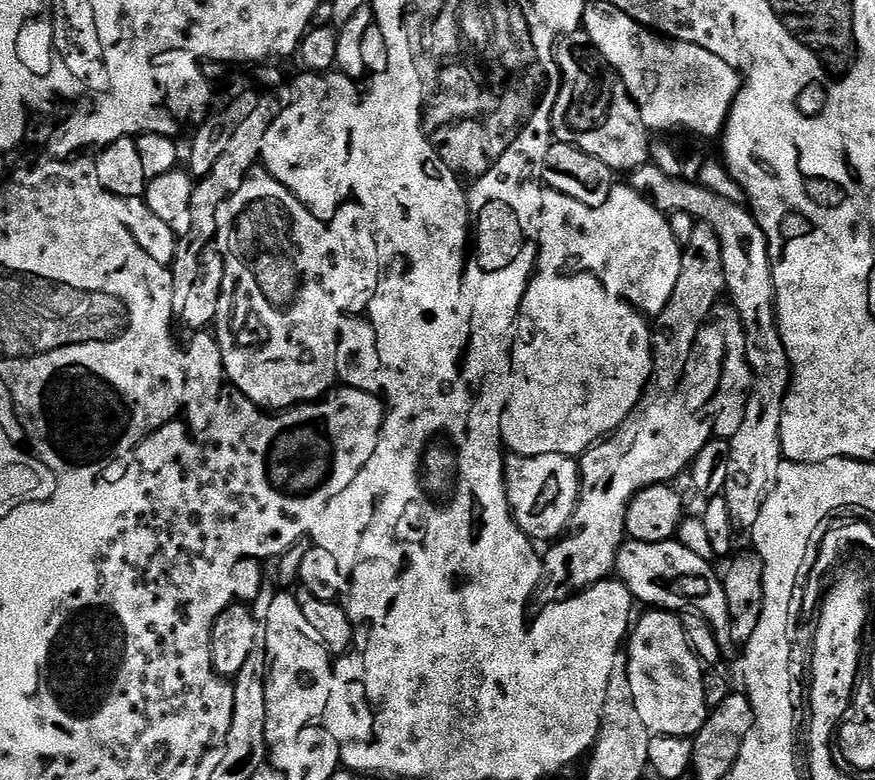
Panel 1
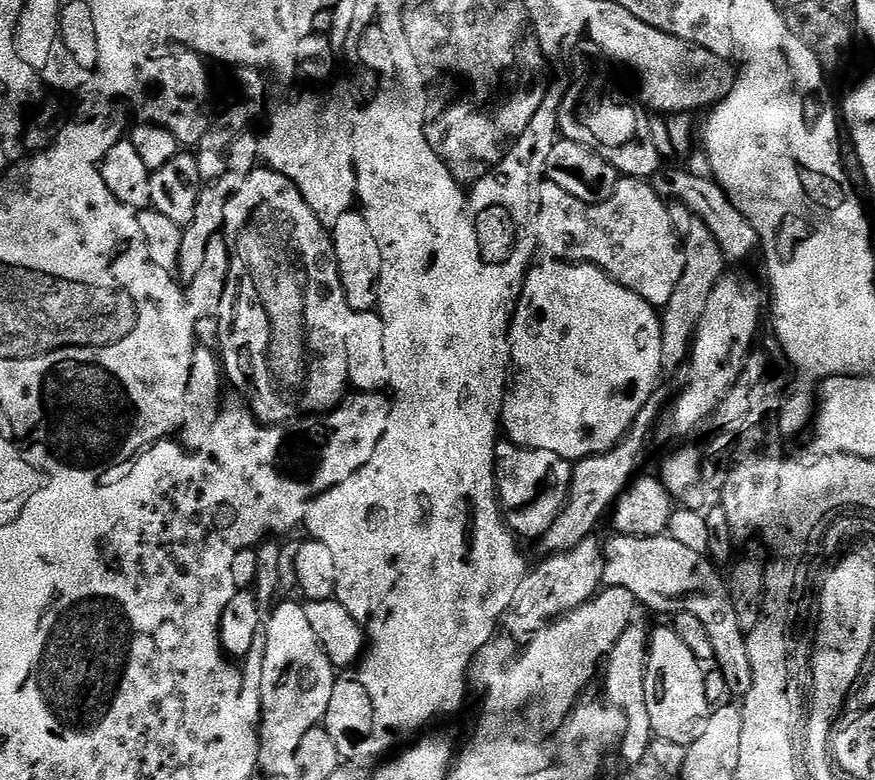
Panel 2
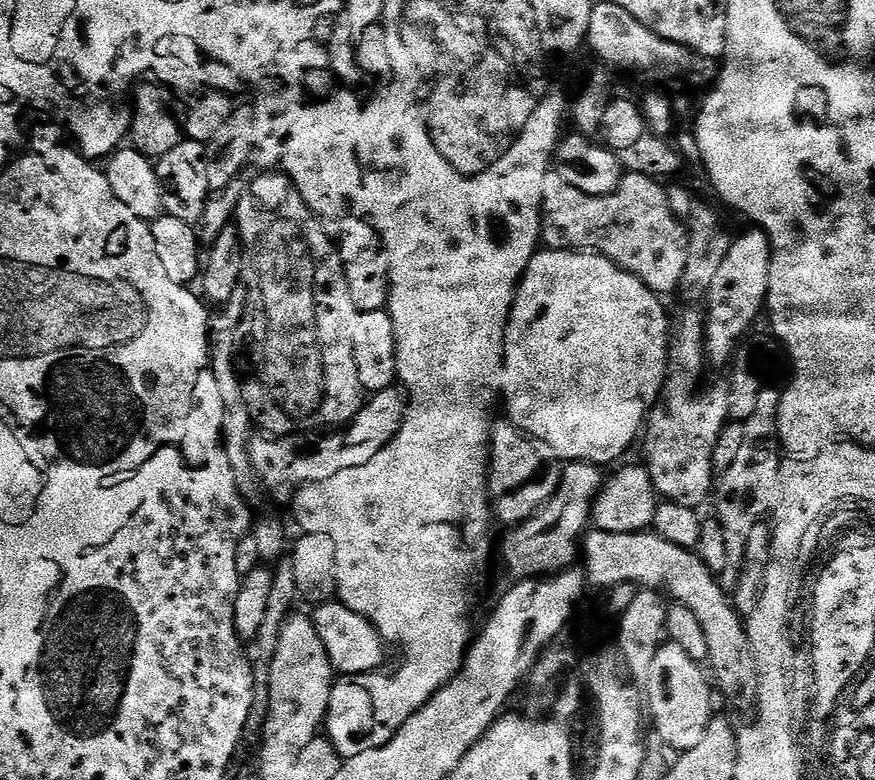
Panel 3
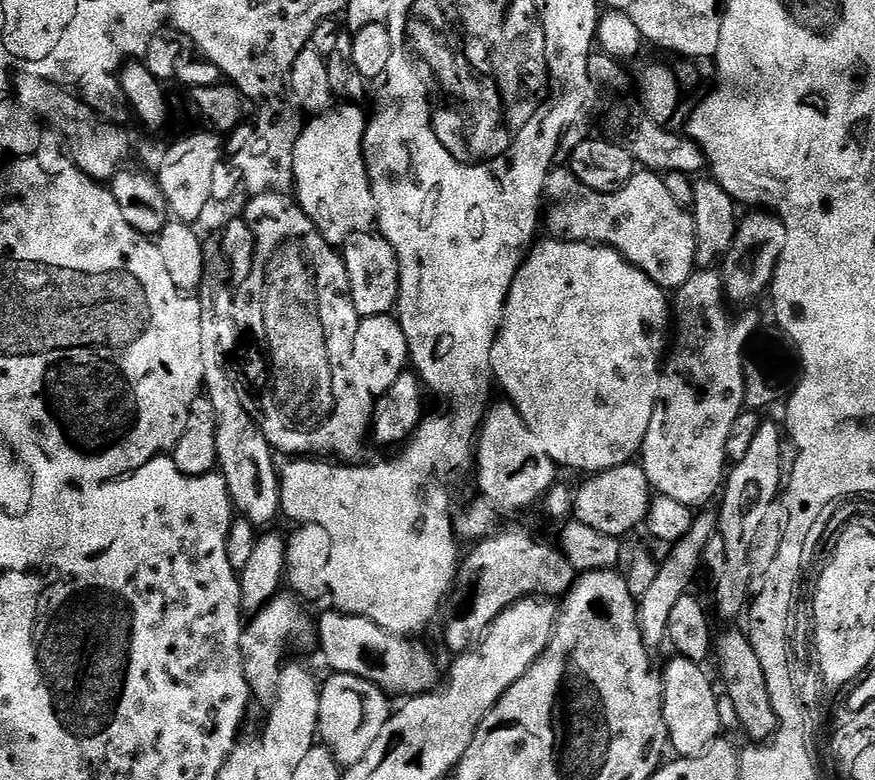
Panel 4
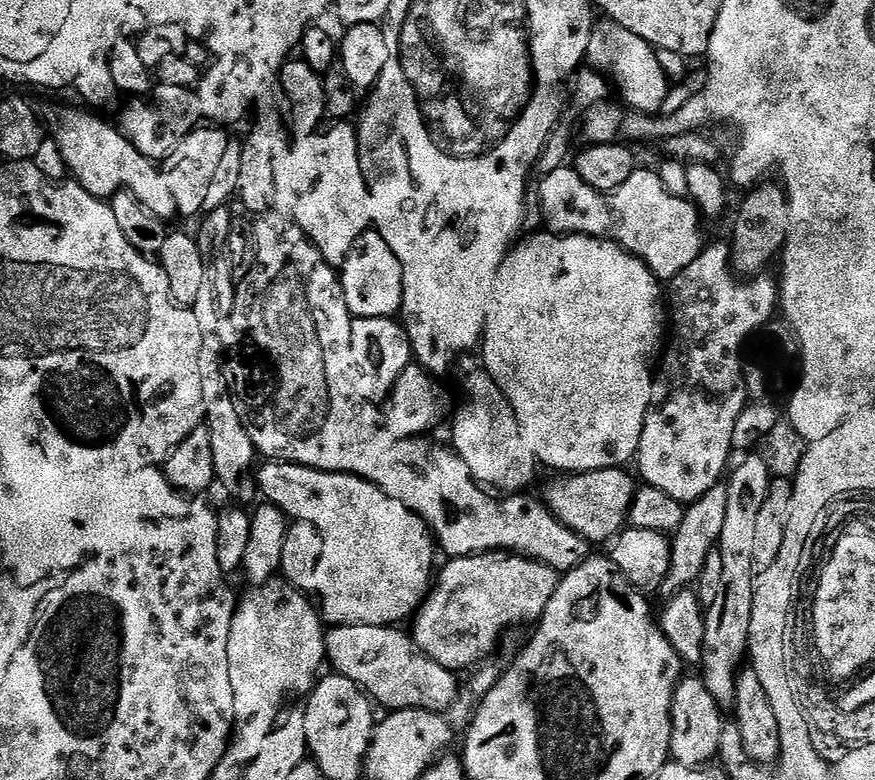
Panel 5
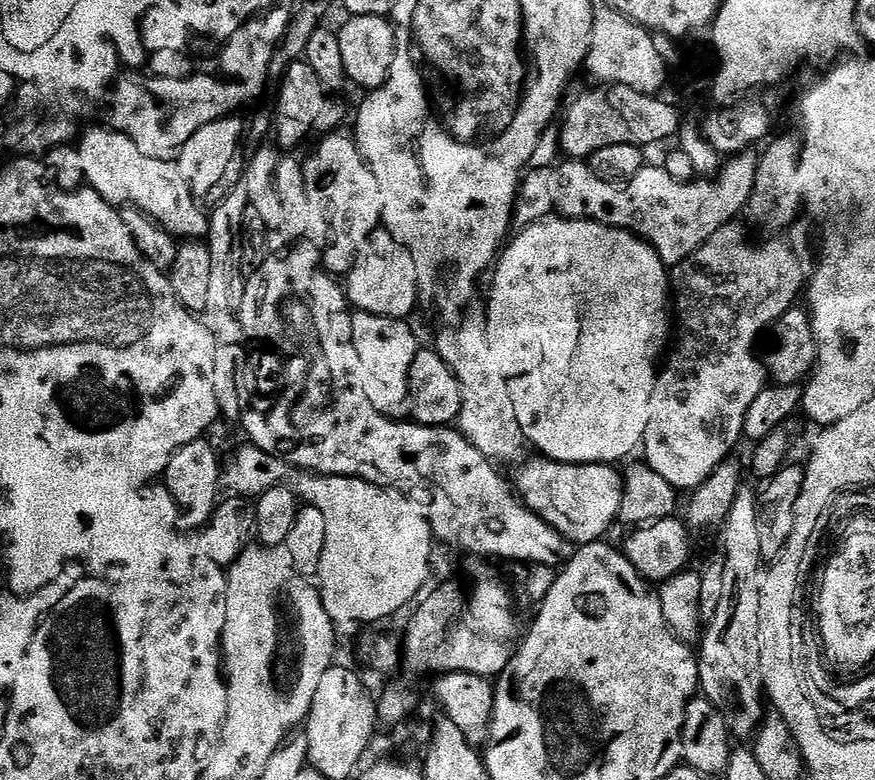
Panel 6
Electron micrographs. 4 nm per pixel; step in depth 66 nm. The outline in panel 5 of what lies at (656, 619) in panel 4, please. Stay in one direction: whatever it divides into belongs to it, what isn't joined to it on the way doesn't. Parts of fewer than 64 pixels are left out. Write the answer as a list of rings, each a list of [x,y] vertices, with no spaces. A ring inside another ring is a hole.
[[[727,483],[715,484],[713,488],[706,490],[706,494],[702,494],[702,498],[685,507],[682,522],[671,537],[672,564],[658,589],[659,595],[671,598],[677,592],[691,589],[699,581],[702,570],[706,566],[706,558],[710,558],[710,554],[717,551],[722,526],[726,526],[726,510],[730,506],[728,490]]]

